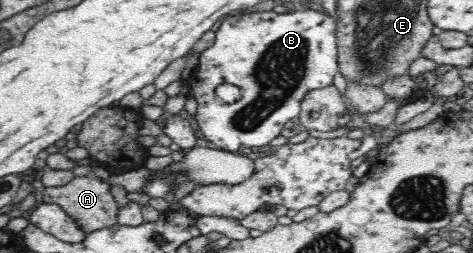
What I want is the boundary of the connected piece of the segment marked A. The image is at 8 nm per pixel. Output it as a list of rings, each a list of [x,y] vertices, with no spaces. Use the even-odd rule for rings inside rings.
[[[100,173],[74,177],[63,186],[45,187],[42,190],[42,203],[59,206],[86,233],[108,228],[117,223],[116,217],[119,206],[112,197],[110,185],[102,181],[102,174]]]

